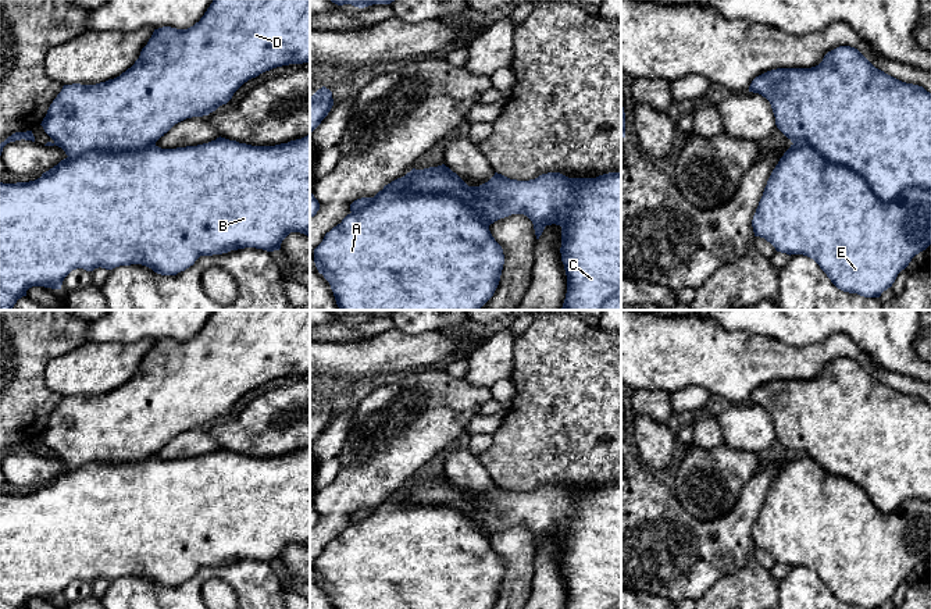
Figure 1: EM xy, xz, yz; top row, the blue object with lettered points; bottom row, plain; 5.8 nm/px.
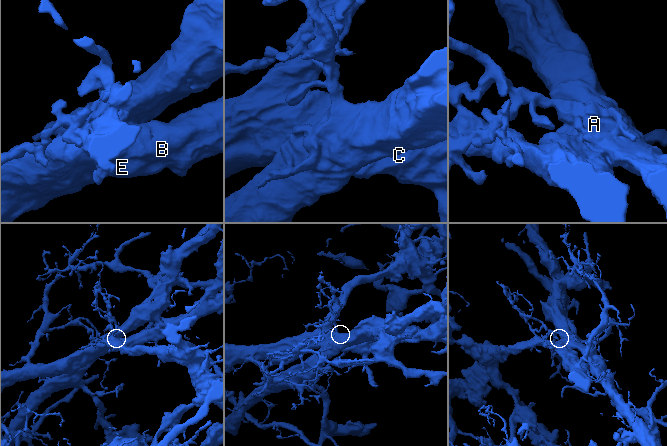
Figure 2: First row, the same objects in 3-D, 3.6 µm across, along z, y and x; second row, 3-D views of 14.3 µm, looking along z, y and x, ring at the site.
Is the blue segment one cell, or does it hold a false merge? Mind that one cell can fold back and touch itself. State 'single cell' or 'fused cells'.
fused cells

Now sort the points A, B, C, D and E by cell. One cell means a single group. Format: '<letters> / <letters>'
A D / B C E

